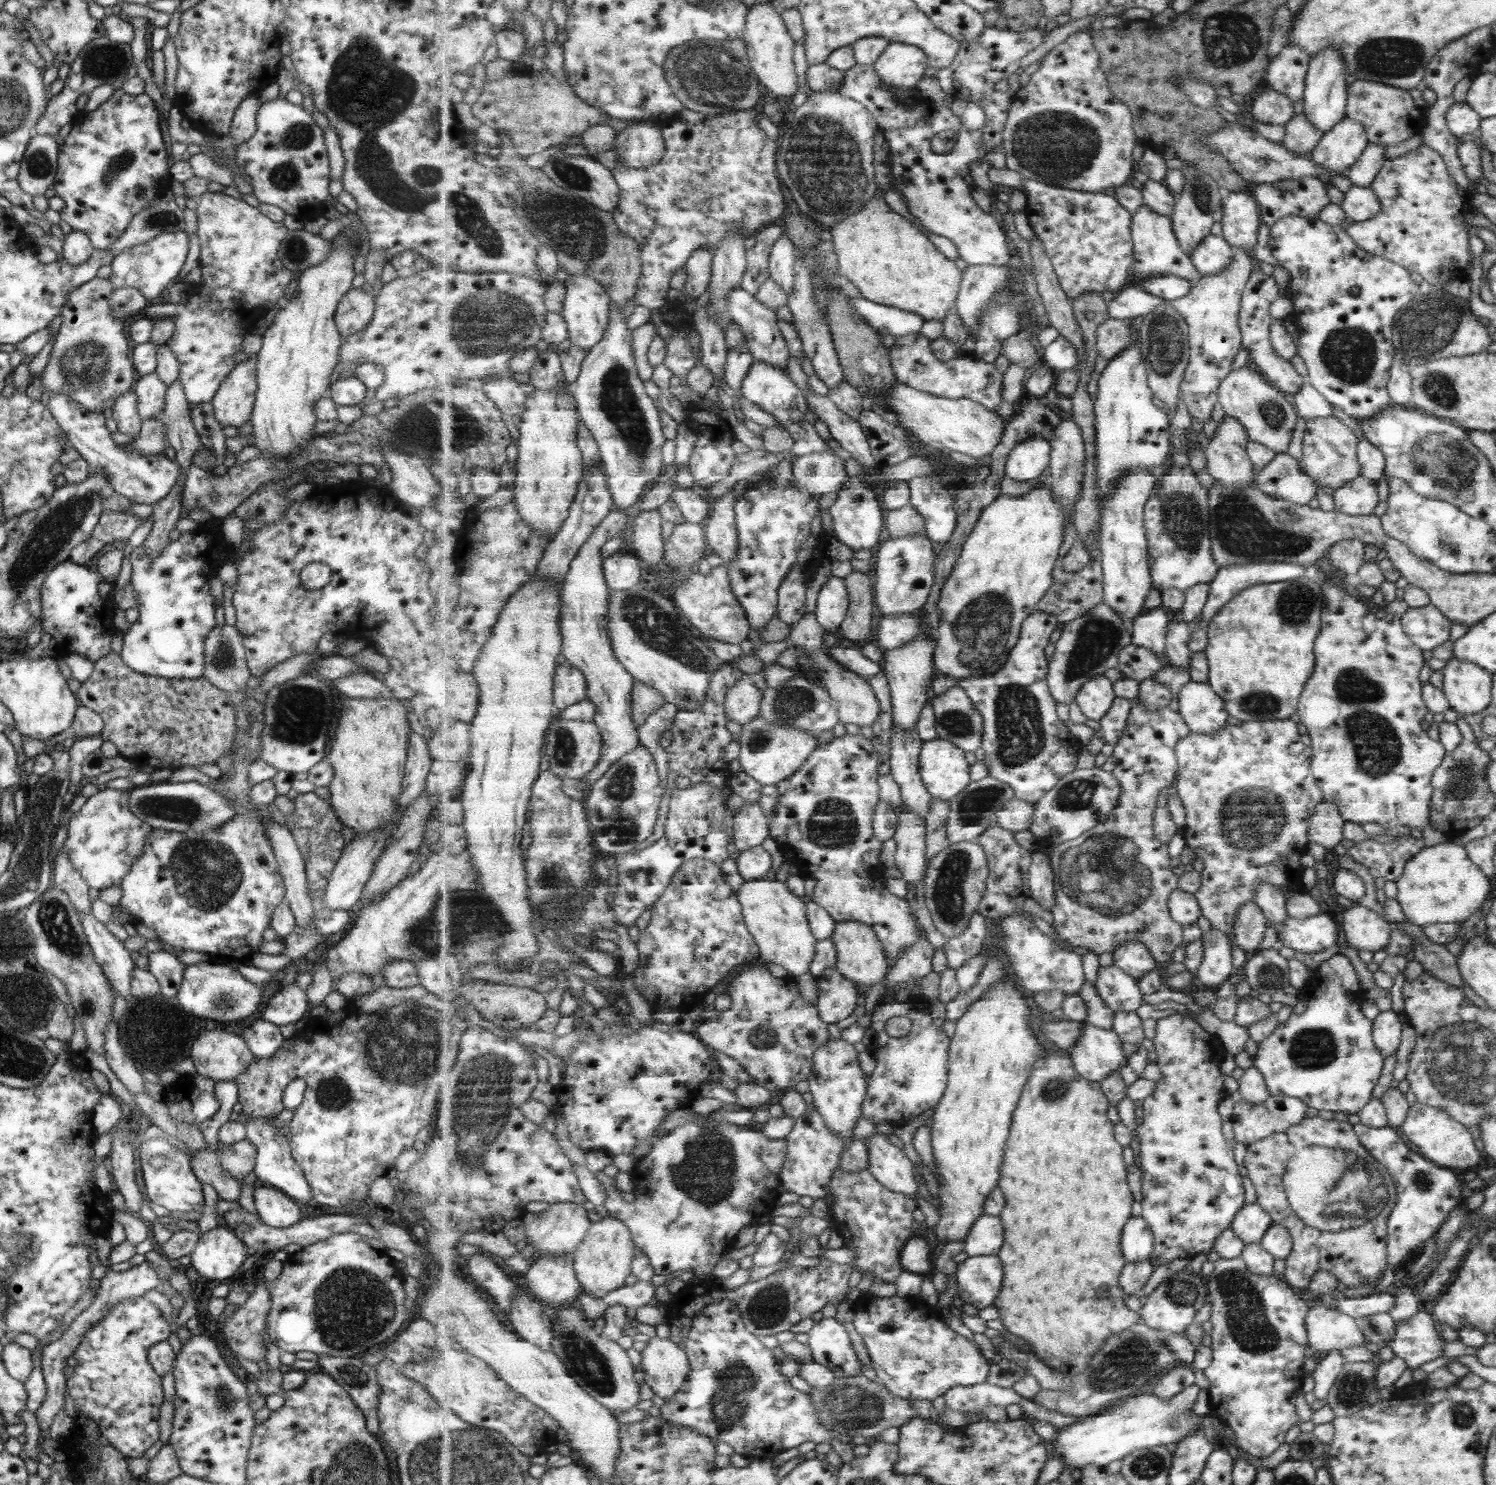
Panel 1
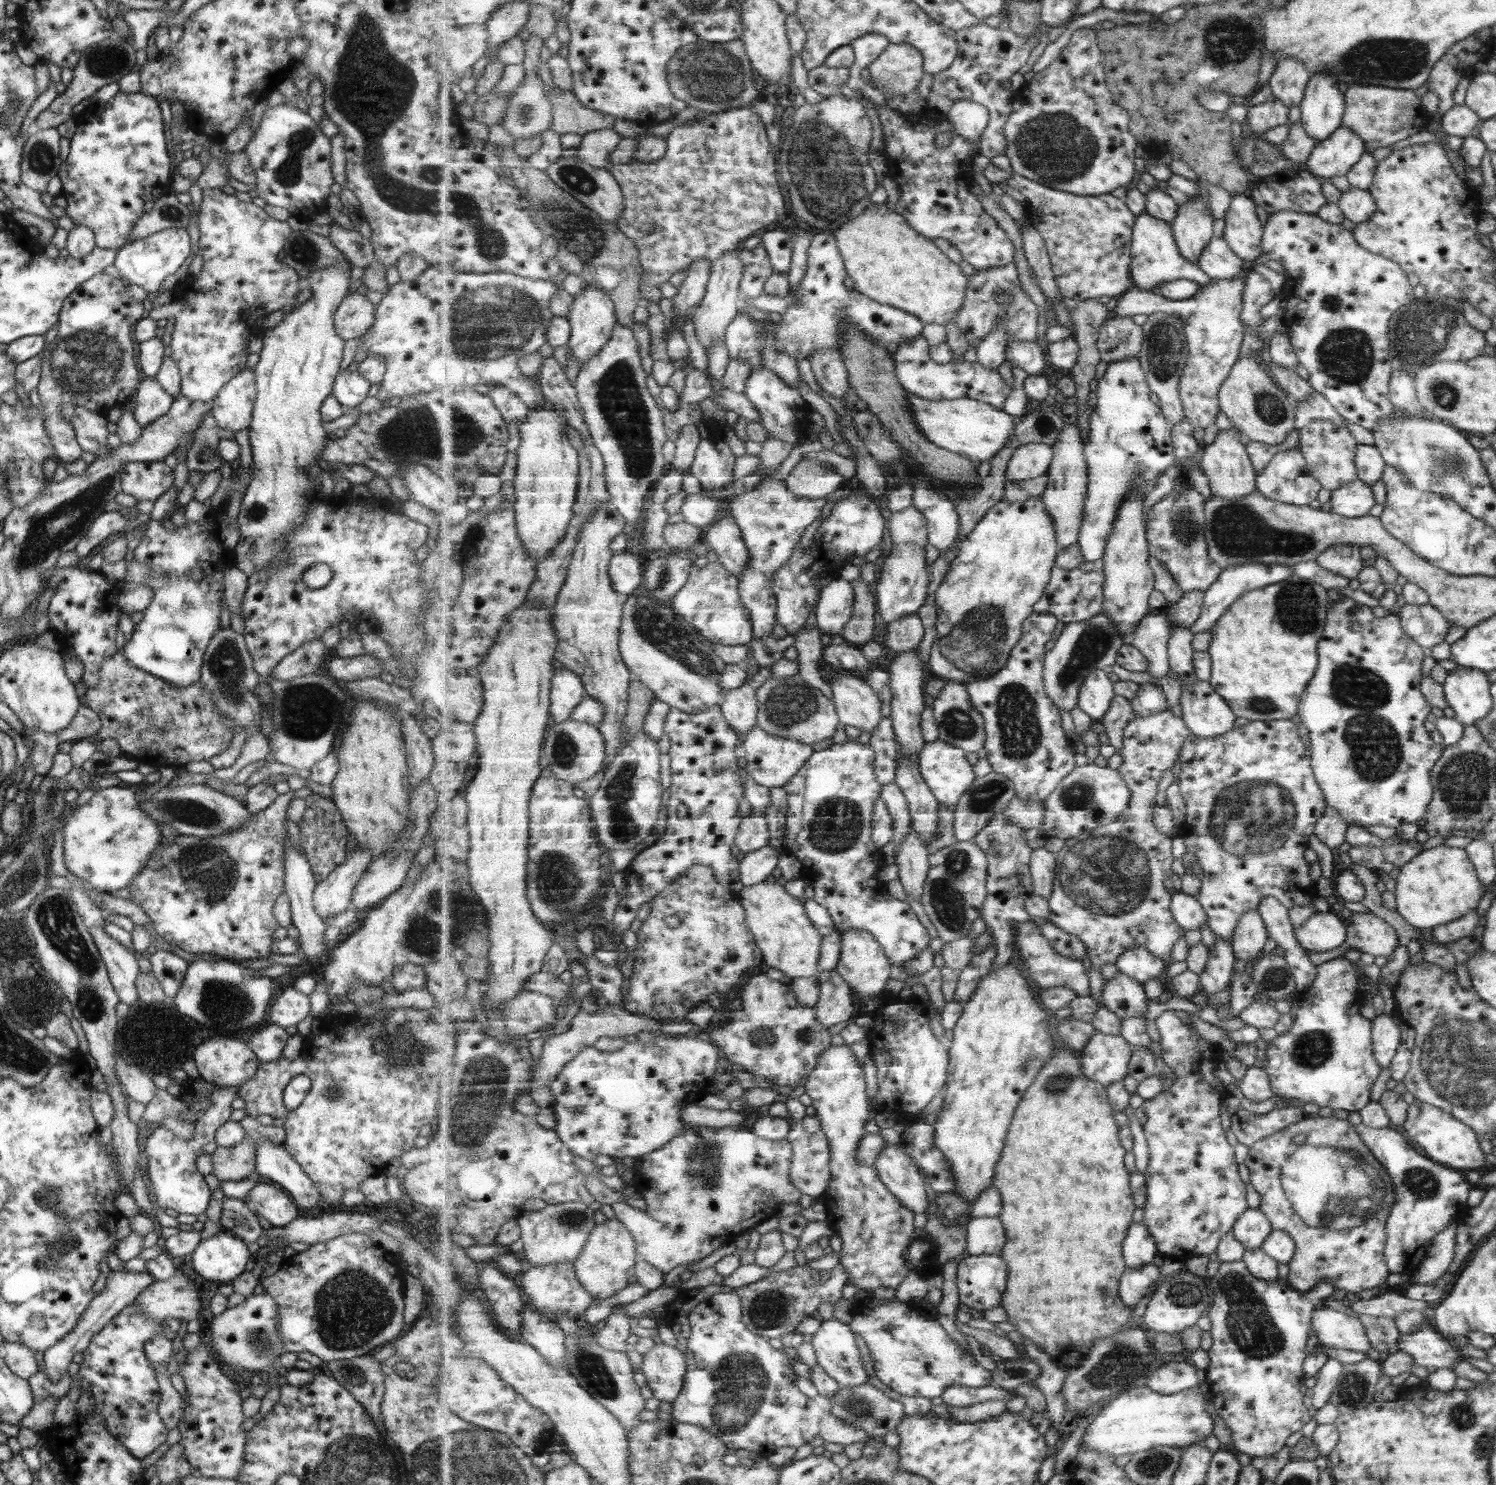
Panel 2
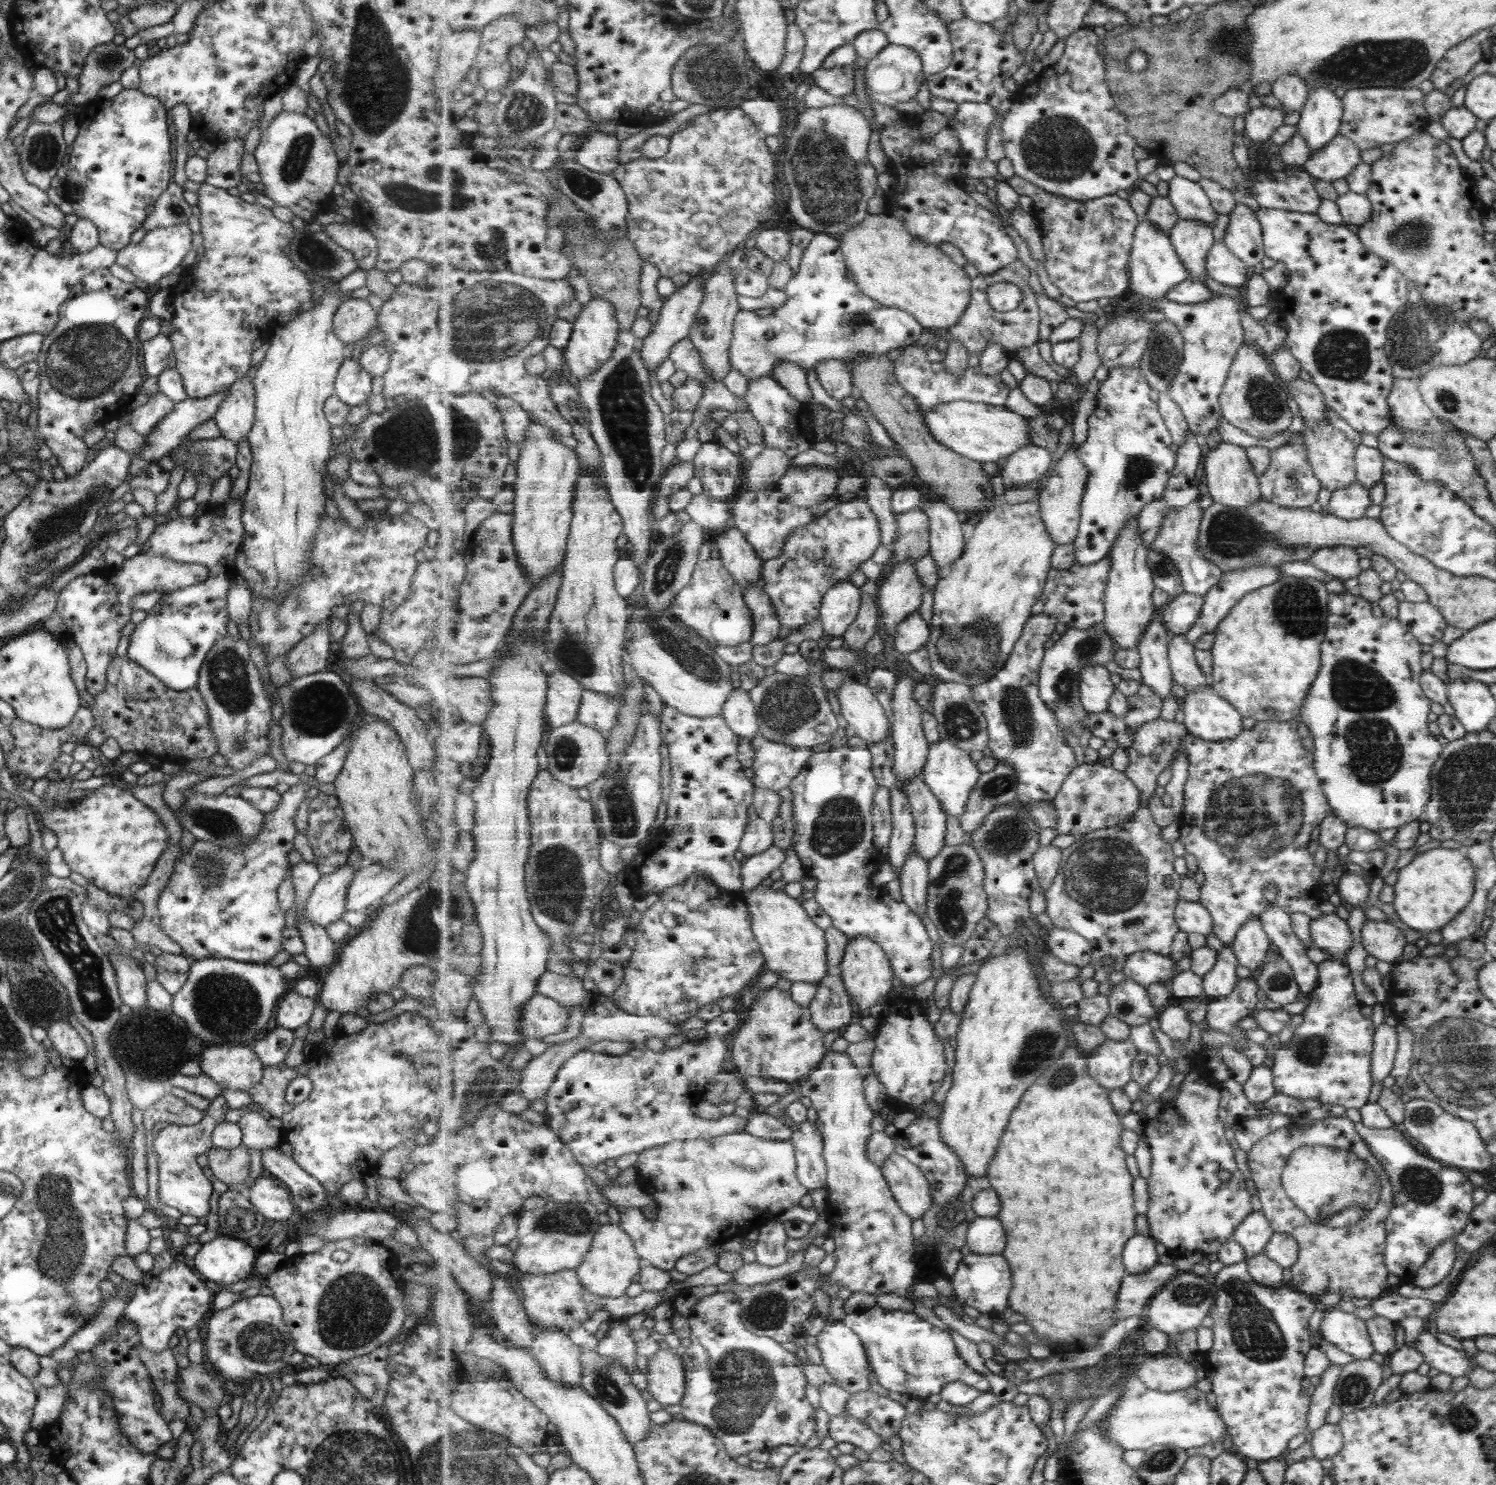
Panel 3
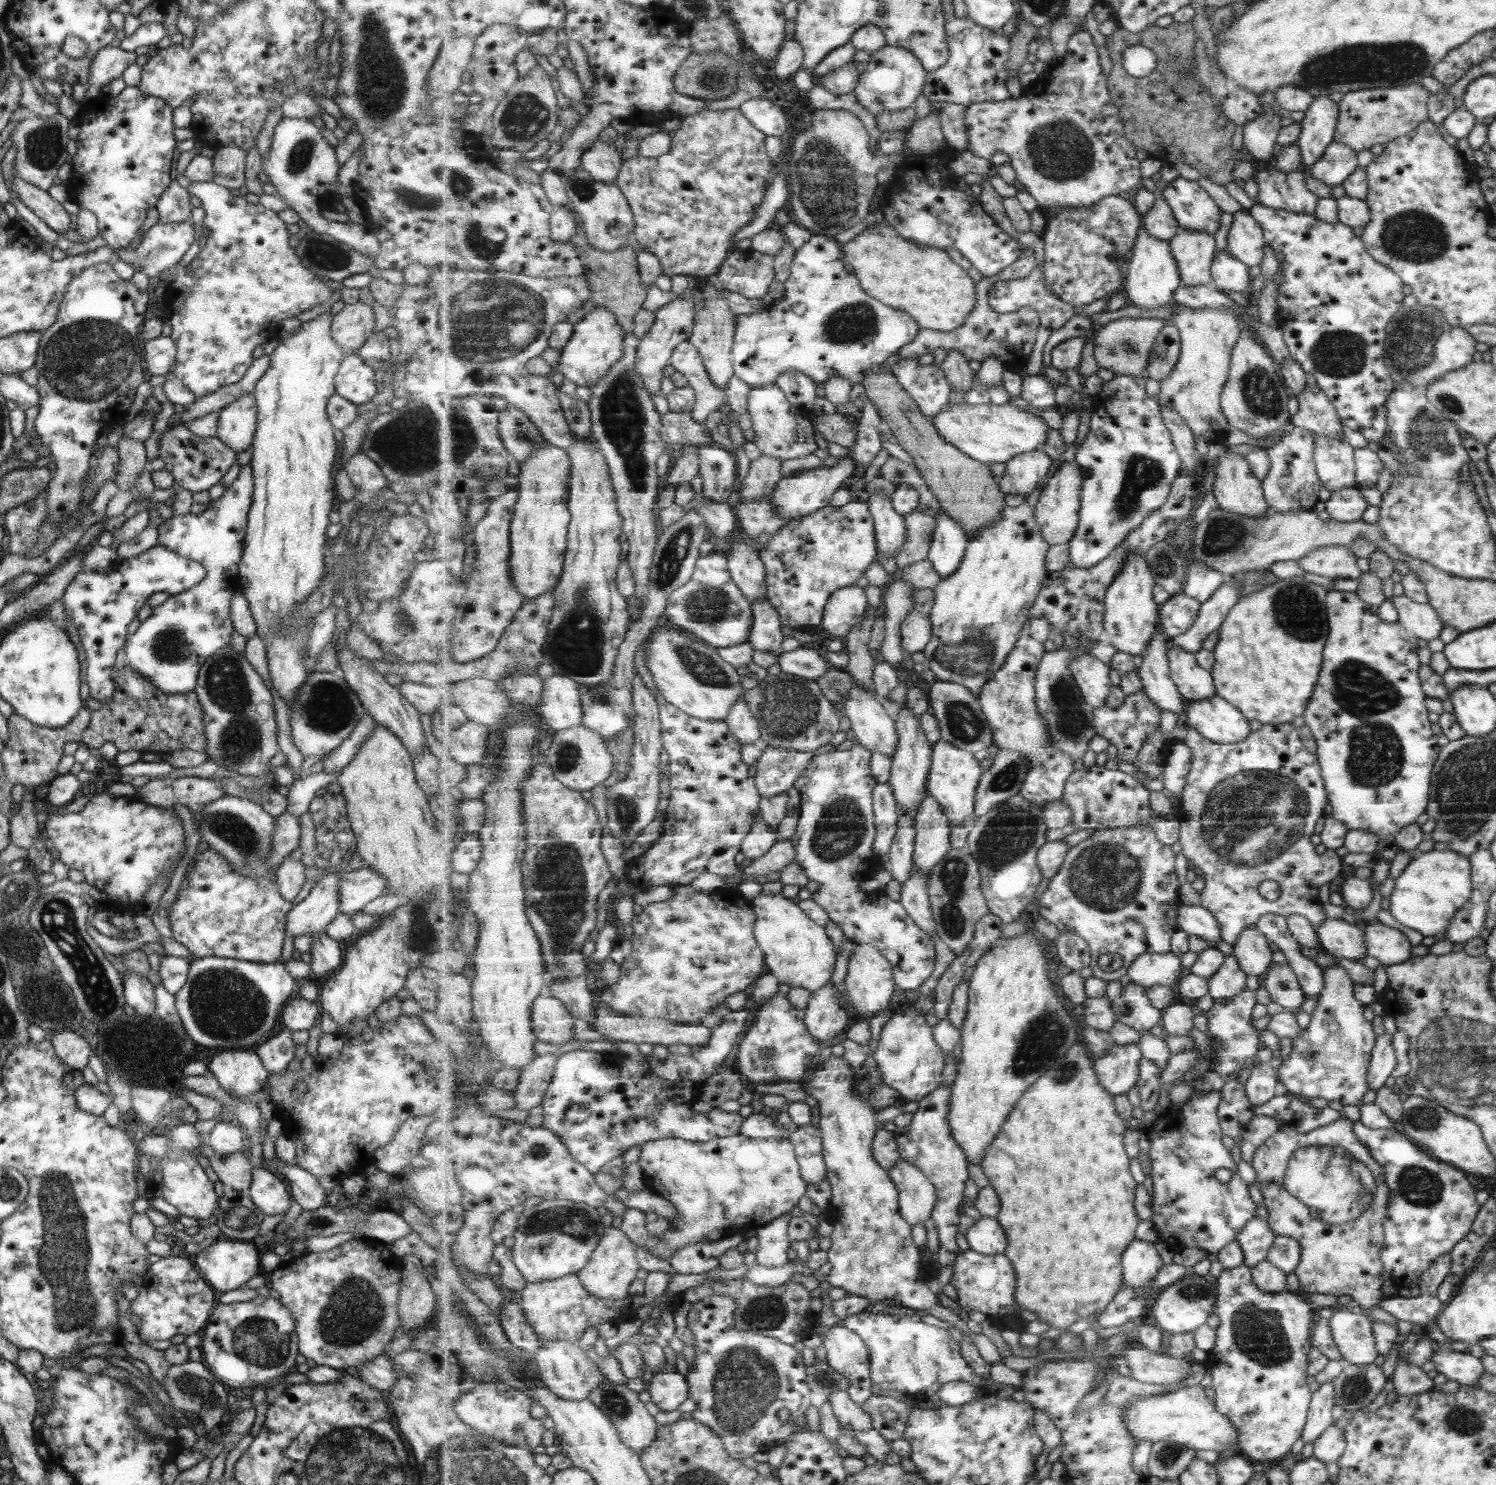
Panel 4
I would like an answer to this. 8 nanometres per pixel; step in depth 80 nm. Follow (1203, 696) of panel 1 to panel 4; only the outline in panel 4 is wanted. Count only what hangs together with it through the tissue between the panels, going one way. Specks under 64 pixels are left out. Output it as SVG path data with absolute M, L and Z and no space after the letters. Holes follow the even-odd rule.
M1219 695L1187 704L1185 716L1185 728L1193 728L1213 742L1231 744L1251 732L1243 714Z

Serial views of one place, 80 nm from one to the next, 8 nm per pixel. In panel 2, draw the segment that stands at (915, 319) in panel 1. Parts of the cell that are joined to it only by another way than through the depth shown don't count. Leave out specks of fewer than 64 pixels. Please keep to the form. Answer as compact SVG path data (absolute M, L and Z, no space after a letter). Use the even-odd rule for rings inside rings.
M815 232L806 277L802 284L791 288L793 303L787 307L782 315L782 321L776 324L778 328L777 340L774 344L780 351L794 359L803 354L810 360L813 351L819 349L840 350L840 324L849 321L861 327L876 343L882 347L889 342L900 345L903 341L914 339L922 334L925 323L910 311L899 307L889 306L887 303L877 302L855 287L847 289L843 278L847 274L846 262L838 248L833 232Z

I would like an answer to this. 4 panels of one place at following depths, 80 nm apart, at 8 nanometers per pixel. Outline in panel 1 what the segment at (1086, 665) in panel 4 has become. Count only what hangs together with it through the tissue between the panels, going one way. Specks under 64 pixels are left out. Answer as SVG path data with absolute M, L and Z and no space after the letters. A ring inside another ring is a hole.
M1101 675L1082 686L1075 701L1087 719L1100 722L1110 712L1116 698L1113 682Z

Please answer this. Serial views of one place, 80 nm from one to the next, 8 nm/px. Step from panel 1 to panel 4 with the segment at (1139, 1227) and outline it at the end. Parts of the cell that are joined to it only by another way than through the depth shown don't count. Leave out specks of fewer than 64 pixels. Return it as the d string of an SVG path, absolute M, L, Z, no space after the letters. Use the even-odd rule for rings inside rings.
M1135 1239L1125 1249L1122 1265L1124 1266L1124 1284L1135 1287L1153 1303L1152 1282L1163 1266L1163 1258L1159 1256L1155 1244Z

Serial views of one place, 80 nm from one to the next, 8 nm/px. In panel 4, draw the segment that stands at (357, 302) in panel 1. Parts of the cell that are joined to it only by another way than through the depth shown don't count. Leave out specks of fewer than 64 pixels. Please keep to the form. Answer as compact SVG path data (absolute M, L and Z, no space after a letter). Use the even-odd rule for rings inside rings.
M347 303L332 315L330 335L332 340L343 348L345 354L355 353L354 349L361 347L372 335L373 324L373 311L370 306L363 303Z

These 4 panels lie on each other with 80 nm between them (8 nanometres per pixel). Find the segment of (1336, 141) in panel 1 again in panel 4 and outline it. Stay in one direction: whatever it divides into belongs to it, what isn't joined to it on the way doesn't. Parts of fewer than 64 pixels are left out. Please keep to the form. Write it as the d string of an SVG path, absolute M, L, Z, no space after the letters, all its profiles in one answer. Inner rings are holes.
M1332 141L1306 173L1331 188L1341 185L1356 169L1355 153L1341 142Z

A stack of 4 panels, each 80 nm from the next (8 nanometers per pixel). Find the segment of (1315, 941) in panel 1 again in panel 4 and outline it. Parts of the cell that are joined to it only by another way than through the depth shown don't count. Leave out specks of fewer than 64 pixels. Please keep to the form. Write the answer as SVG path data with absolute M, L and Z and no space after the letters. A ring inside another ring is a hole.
M1325 917L1314 930L1322 950L1329 954L1358 960L1366 956L1363 927L1354 924L1349 918Z

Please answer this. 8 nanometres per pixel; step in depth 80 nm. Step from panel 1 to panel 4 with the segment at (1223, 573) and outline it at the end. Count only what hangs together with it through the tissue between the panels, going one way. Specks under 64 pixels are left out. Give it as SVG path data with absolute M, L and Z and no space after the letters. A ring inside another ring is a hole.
M1226 575L1224 580L1223 585L1213 594L1213 598L1202 604L1195 625L1185 634L1170 639L1173 647L1197 653L1203 649L1206 639L1221 629L1231 608L1238 601L1237 593L1241 588L1242 578Z

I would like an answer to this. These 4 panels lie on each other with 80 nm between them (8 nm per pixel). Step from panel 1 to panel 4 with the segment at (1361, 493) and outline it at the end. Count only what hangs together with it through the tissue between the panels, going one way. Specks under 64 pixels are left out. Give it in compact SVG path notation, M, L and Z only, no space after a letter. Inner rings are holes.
M1354 486L1331 492L1324 502L1327 514L1337 522L1353 522L1361 519L1365 506L1367 503Z

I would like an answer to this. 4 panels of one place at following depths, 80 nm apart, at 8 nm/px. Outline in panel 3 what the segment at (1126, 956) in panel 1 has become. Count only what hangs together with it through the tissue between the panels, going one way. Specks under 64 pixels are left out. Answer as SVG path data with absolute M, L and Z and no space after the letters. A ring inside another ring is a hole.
M1139 951L1132 954L1126 960L1122 972L1127 979L1132 978L1144 987L1167 982L1171 976L1179 974L1175 960L1153 951Z

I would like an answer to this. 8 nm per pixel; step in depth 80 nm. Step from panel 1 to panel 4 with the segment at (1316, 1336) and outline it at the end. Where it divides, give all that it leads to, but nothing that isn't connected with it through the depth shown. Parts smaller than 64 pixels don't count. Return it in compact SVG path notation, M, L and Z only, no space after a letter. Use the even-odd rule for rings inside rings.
M1337 1310L1328 1318L1329 1335L1342 1357L1342 1363L1370 1365L1375 1357L1375 1342L1370 1320L1365 1314Z

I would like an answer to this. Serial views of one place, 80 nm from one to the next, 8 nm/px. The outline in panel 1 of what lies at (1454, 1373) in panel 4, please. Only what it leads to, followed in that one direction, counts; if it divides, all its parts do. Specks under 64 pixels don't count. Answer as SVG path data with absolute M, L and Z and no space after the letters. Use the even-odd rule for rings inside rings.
M1420 1309L1402 1323L1394 1326L1394 1337L1389 1341L1388 1348L1397 1358L1405 1361L1407 1368L1416 1368L1423 1362L1443 1356L1443 1341L1439 1335L1438 1326L1431 1314Z

